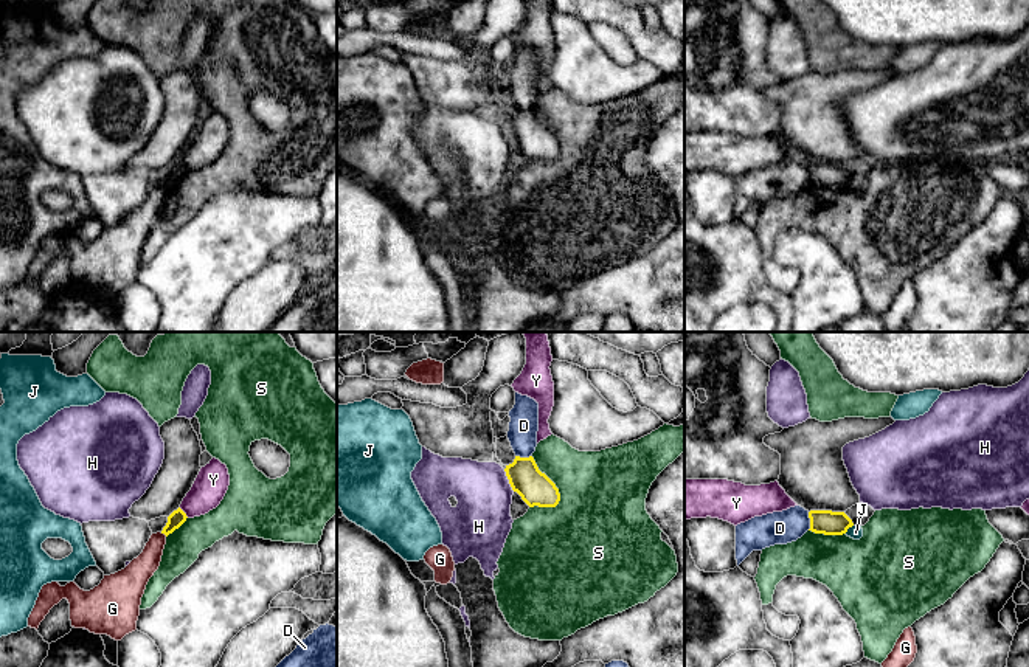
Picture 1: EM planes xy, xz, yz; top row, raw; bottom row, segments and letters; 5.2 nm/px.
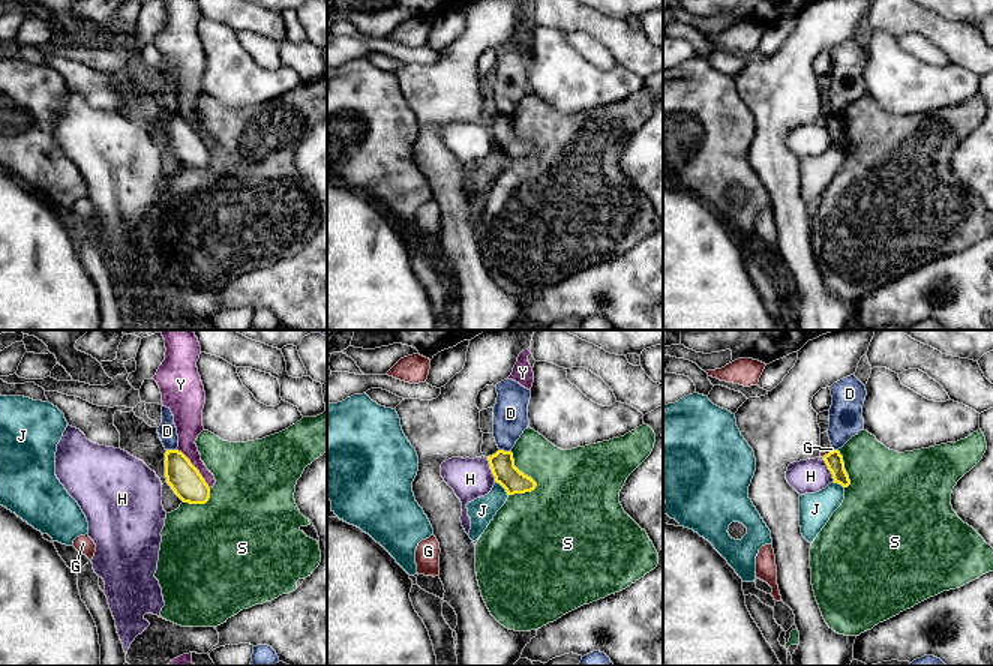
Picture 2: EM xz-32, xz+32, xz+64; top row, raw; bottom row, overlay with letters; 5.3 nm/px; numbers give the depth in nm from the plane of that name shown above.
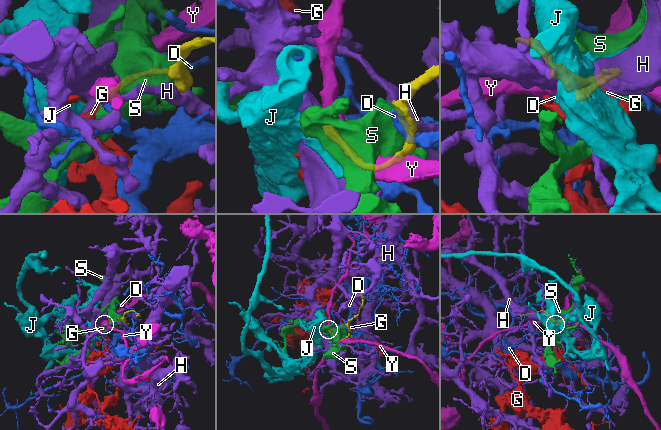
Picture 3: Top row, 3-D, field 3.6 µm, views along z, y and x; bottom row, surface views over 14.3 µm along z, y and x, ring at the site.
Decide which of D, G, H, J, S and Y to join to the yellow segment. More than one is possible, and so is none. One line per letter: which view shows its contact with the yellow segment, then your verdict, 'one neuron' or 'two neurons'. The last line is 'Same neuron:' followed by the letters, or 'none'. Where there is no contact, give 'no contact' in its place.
D: meets yellow in yz; two neurons
G: meets yellow in xy; two neurons
H: meets yellow in xz; two neurons
J: meets yellow in yz; two neurons
S: meets yellow in xz; two neurons
Y: meets yellow in xy; two neurons
Same neuron: none

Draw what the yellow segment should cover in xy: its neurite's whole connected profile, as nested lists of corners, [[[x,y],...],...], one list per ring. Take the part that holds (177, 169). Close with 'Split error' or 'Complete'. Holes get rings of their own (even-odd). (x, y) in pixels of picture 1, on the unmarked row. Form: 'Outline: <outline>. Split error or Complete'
Outline: [[[178,160],[168,169],[168,175],[163,180],[161,186],[166,189],[172,186],[175,181],[178,181],[186,174],[186,166]]]. Complete

